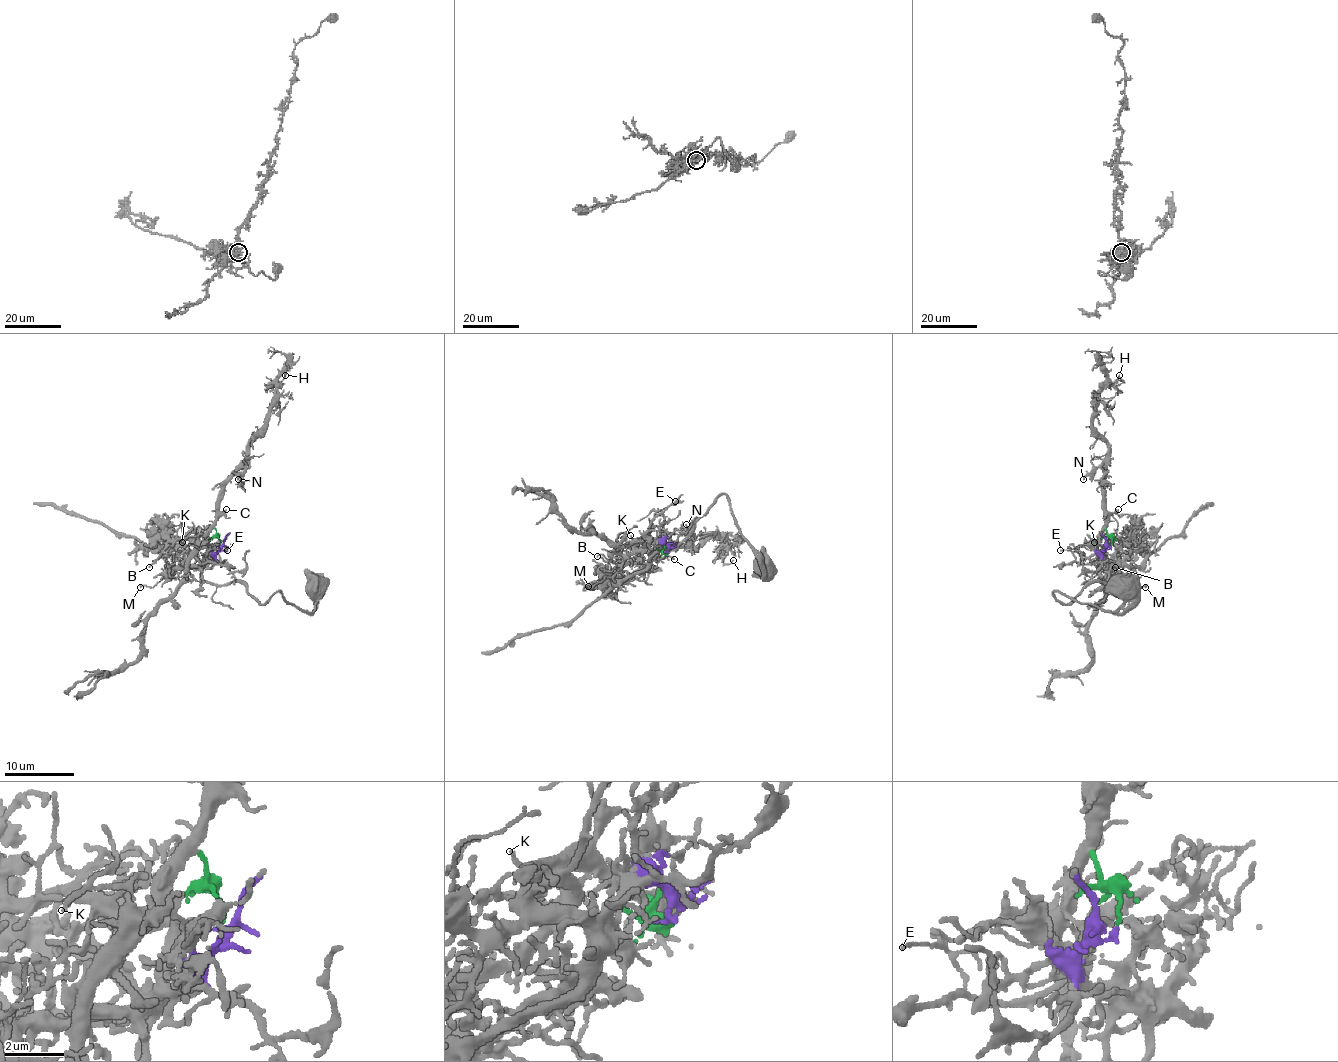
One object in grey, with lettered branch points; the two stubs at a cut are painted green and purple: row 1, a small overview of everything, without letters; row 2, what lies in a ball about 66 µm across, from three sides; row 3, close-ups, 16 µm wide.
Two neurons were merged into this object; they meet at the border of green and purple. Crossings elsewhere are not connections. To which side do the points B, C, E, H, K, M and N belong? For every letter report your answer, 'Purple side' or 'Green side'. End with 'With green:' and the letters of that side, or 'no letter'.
B: Purple side
C: Green side
E: Purple side
H: Green side
K: Purple side
M: Purple side
N: Green side
With green: C, H, N

